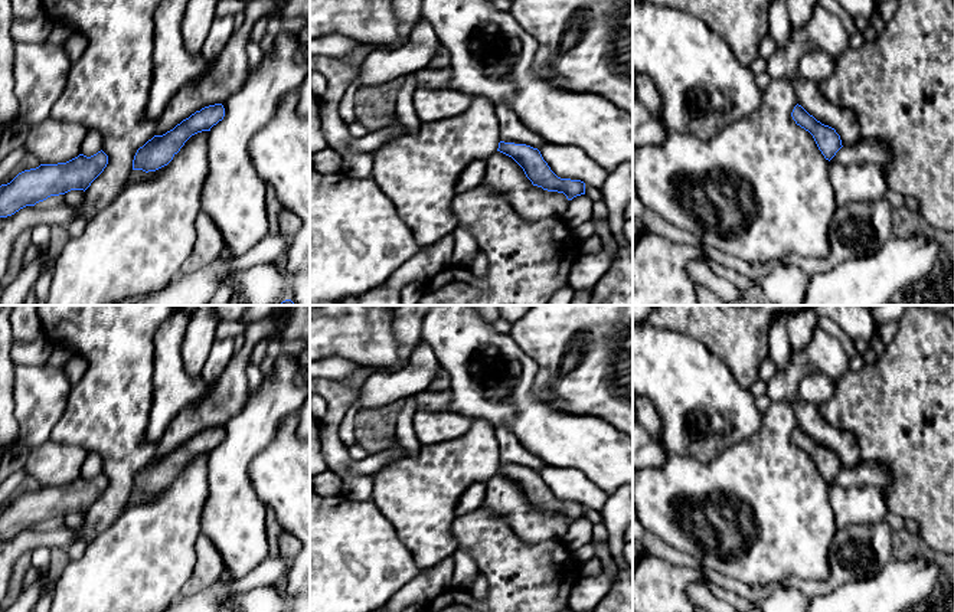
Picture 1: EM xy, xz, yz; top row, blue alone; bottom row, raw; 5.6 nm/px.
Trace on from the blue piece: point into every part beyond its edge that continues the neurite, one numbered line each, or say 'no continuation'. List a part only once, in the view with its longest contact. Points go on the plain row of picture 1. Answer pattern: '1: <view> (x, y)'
no continuation

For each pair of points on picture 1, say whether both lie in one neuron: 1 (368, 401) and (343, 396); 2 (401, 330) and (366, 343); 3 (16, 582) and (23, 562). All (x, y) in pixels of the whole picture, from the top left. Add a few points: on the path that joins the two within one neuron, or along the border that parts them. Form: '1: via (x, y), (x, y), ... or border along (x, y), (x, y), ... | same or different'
1: border along (376, 369), (363, 383), (358, 396) | different
2: border along (392, 320), (398, 356), (405, 362) | different
3: via (16, 578), (22, 566) | same

